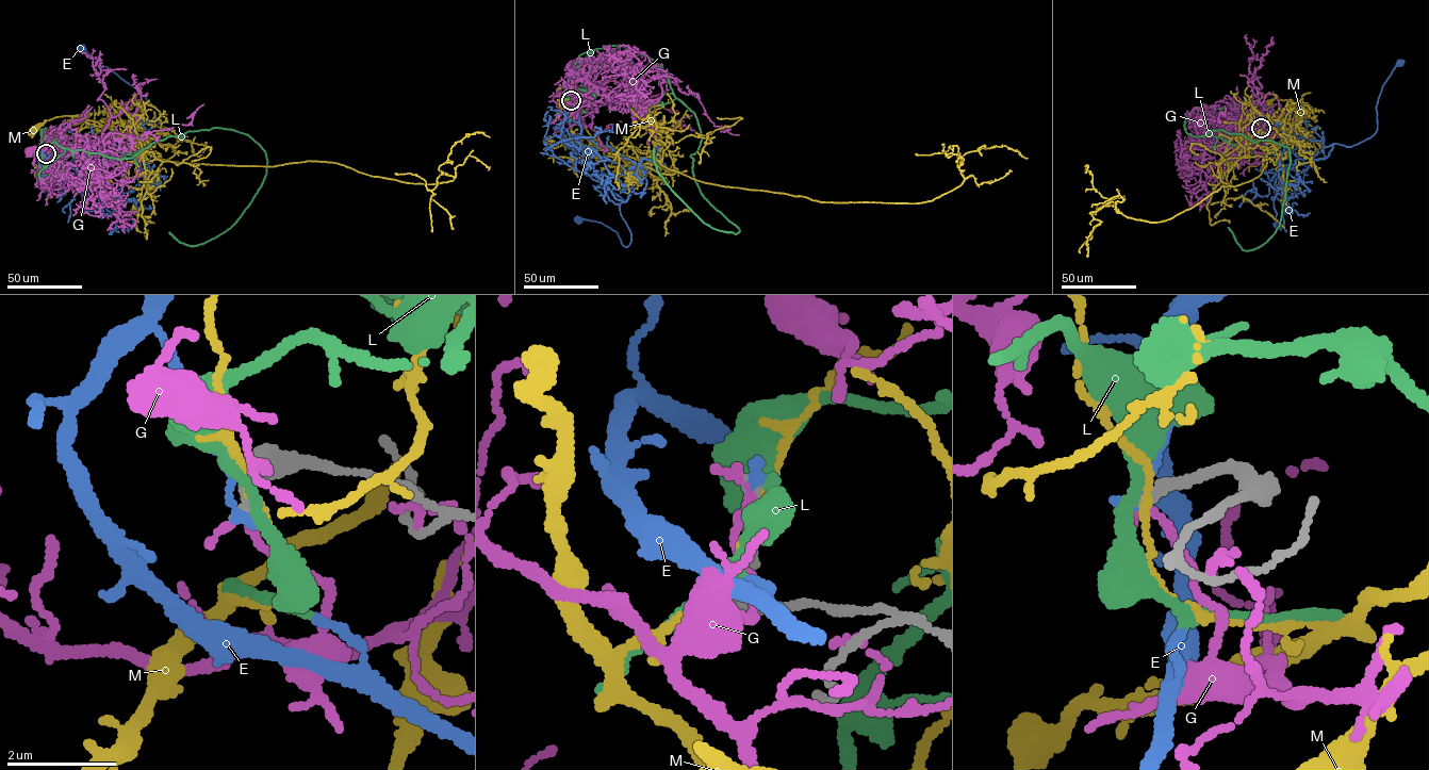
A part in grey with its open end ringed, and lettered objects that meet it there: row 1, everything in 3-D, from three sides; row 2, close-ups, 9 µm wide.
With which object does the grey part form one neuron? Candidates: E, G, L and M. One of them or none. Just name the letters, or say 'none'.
none

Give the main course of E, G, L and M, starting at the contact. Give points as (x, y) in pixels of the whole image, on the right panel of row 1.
E: (1261, 128), (1263, 145), (1282, 166), (1325, 159), (1334, 144), (1359, 144), (1377, 131), (1376, 105), (1399, 63)
G: (1261, 128), (1270, 133), (1230, 119), (1222, 129), (1227, 144), (1237, 128), (1220, 125), (1225, 116), (1230, 114)
L: (1261, 128), (1249, 100), (1184, 120), (1195, 136), (1288, 148), (1275, 232), (1243, 250), (1228, 227)
M: (1261, 128), (1306, 130), (1297, 125), (1299, 111), (1294, 102), (1275, 98), (1268, 103)

